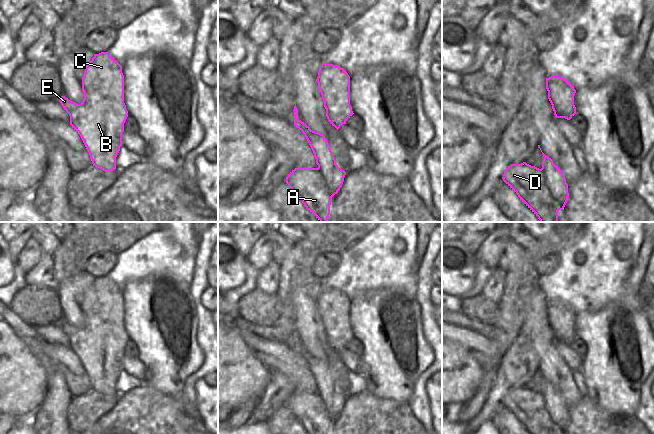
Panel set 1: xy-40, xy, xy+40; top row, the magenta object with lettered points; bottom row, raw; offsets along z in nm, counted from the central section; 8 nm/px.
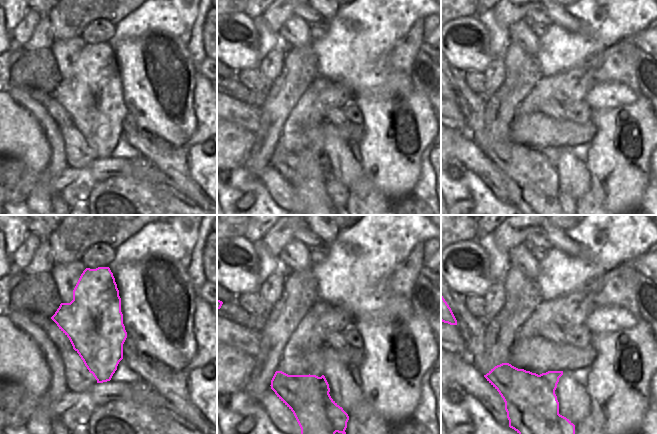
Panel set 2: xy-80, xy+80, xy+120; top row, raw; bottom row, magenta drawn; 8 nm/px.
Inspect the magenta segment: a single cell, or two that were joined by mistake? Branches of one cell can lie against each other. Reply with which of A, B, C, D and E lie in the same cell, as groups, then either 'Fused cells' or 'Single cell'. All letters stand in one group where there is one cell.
Groups: A D / B C E. Fused cells.

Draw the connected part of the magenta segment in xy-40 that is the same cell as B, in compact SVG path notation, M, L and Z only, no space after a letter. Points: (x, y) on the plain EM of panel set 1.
M108 277L94 278L82 301L84 323L77 328L65 320L60 327L70 340L70 349L80 359L93 390L116 388L122 370L122 357L128 335L124 327L124 299L122 290Z

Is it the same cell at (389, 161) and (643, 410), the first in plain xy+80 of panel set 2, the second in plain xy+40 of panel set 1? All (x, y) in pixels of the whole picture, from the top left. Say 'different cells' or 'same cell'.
different cells

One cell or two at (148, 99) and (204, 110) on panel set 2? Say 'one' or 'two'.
two

